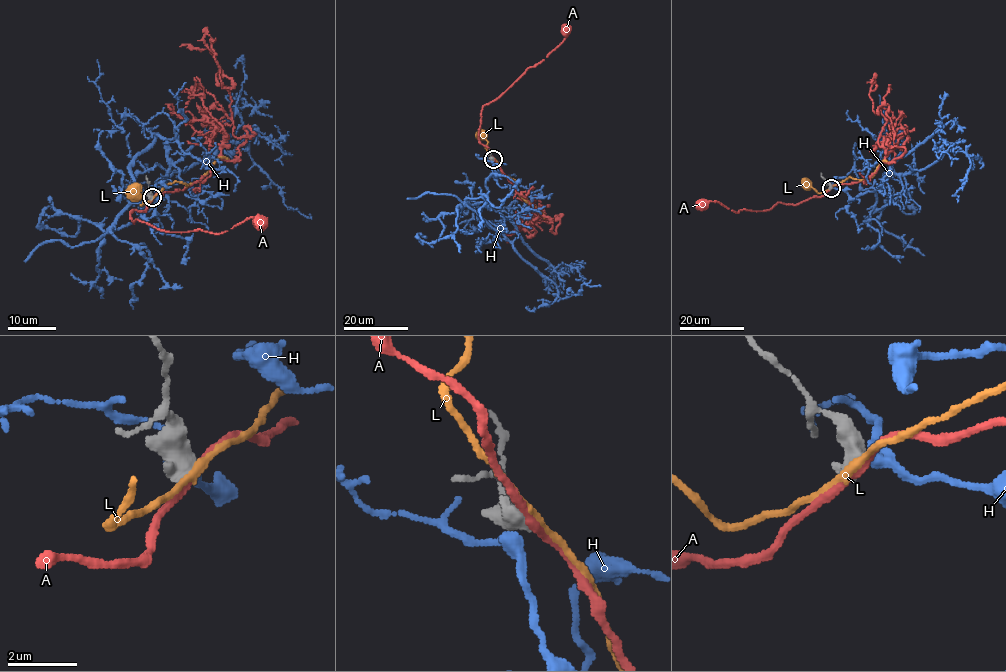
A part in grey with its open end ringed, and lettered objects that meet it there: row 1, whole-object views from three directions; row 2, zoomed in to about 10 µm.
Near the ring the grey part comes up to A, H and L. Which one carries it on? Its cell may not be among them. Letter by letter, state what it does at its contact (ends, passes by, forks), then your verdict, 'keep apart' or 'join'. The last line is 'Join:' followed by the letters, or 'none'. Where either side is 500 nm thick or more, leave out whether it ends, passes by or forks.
A: keep apart
H: keep apart
L: keep apart
Join: none

